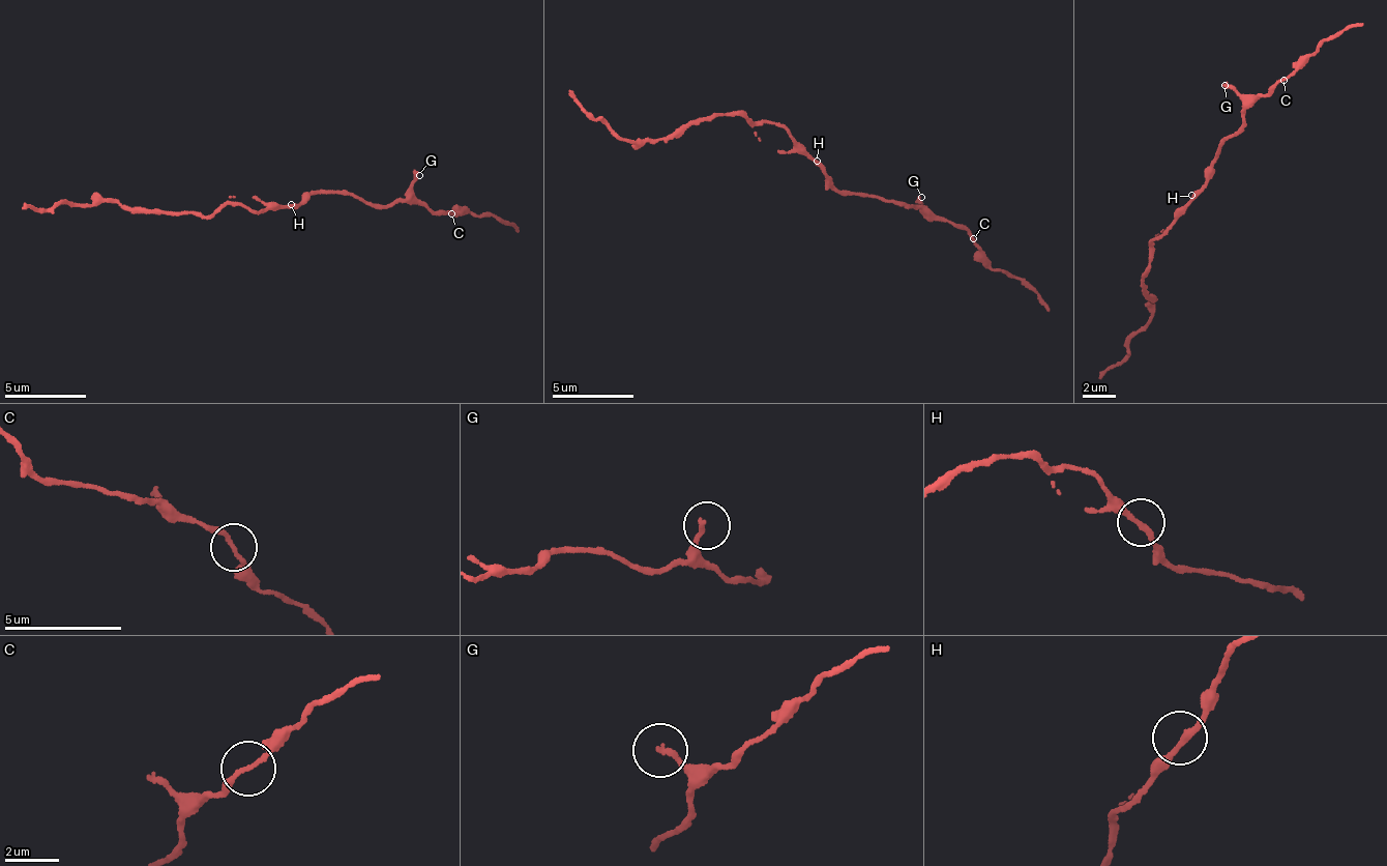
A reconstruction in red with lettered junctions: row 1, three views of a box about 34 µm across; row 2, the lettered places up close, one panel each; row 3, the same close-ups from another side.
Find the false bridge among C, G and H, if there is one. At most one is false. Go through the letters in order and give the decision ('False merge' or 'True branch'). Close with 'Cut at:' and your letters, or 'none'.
C: True branch
G: True branch
H: True branch
Cut at: none

